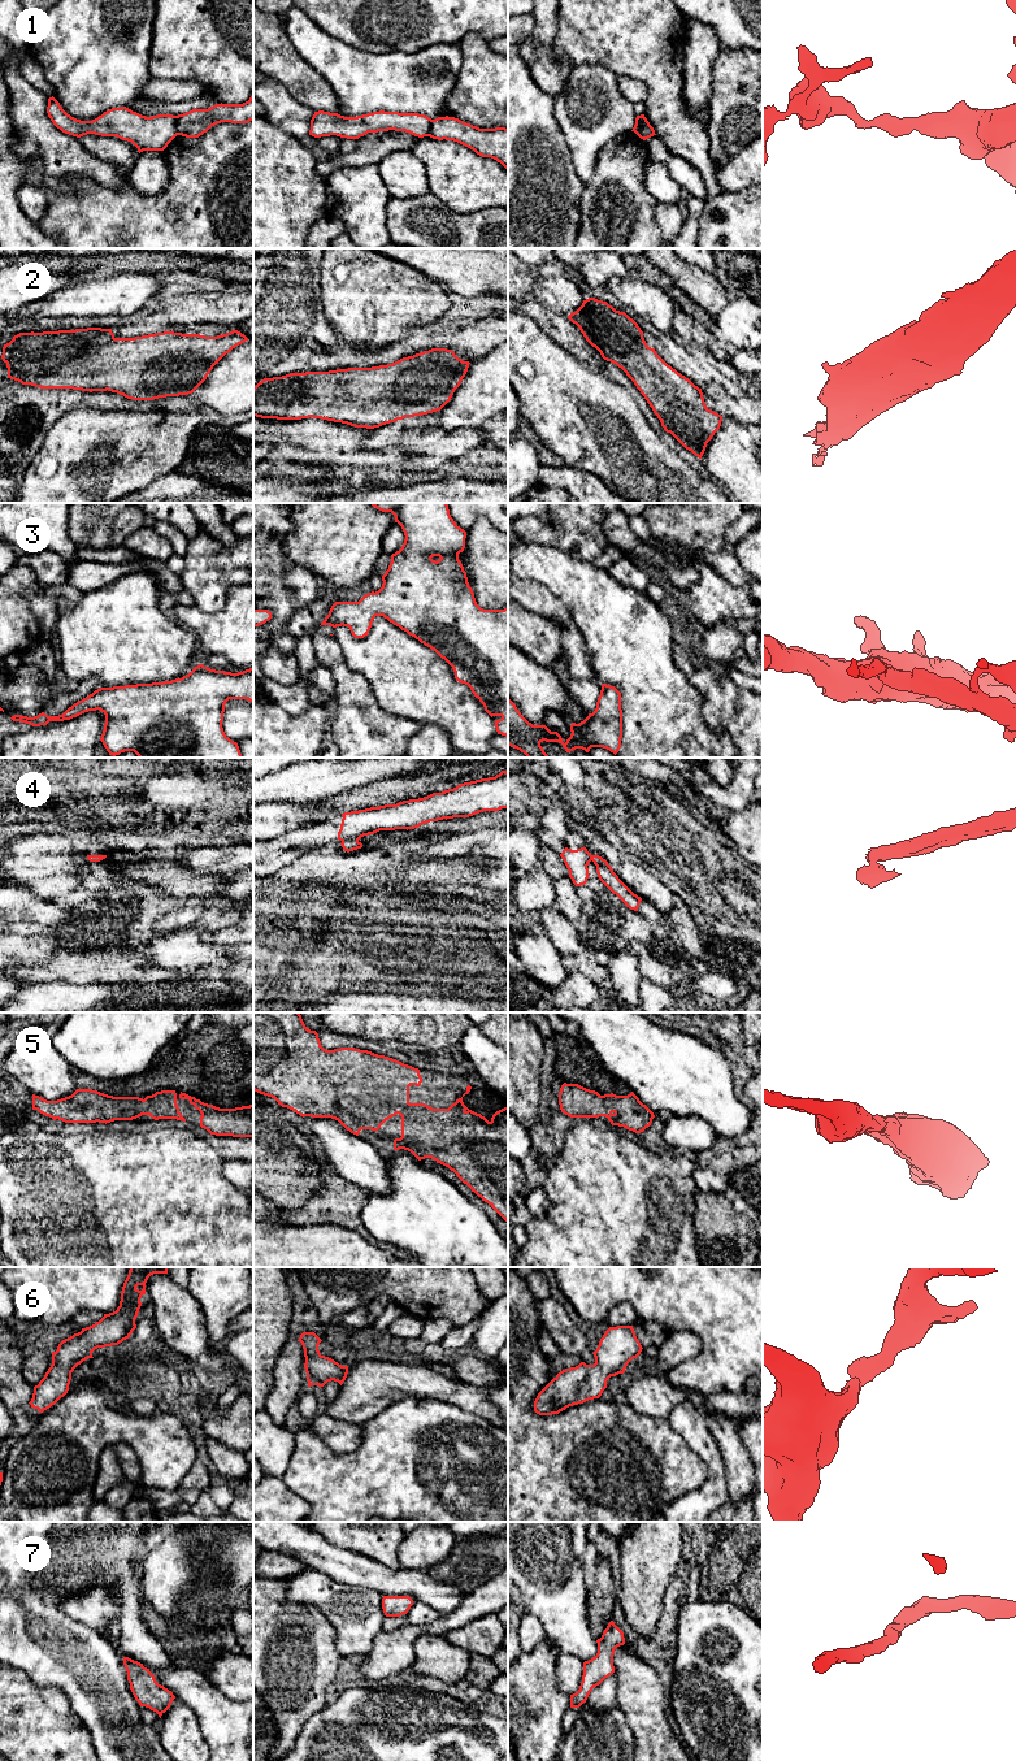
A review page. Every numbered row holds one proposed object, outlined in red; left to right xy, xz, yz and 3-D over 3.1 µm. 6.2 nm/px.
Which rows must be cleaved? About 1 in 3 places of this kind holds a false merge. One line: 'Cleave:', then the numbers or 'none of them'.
Cleave: 1, 4

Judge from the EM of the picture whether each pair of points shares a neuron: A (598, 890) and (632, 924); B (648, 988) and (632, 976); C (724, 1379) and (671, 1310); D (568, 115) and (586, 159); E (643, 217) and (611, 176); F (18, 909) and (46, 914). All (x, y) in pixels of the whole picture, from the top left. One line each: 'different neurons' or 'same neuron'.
A: same neuron
B: different neurons
C: same neuron
D: same neuron
E: same neuron
F: same neuron

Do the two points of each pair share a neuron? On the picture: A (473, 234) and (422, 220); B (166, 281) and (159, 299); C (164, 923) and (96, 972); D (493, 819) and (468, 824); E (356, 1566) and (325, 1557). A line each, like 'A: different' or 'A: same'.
A: same
B: same
C: different
D: same
E: same

